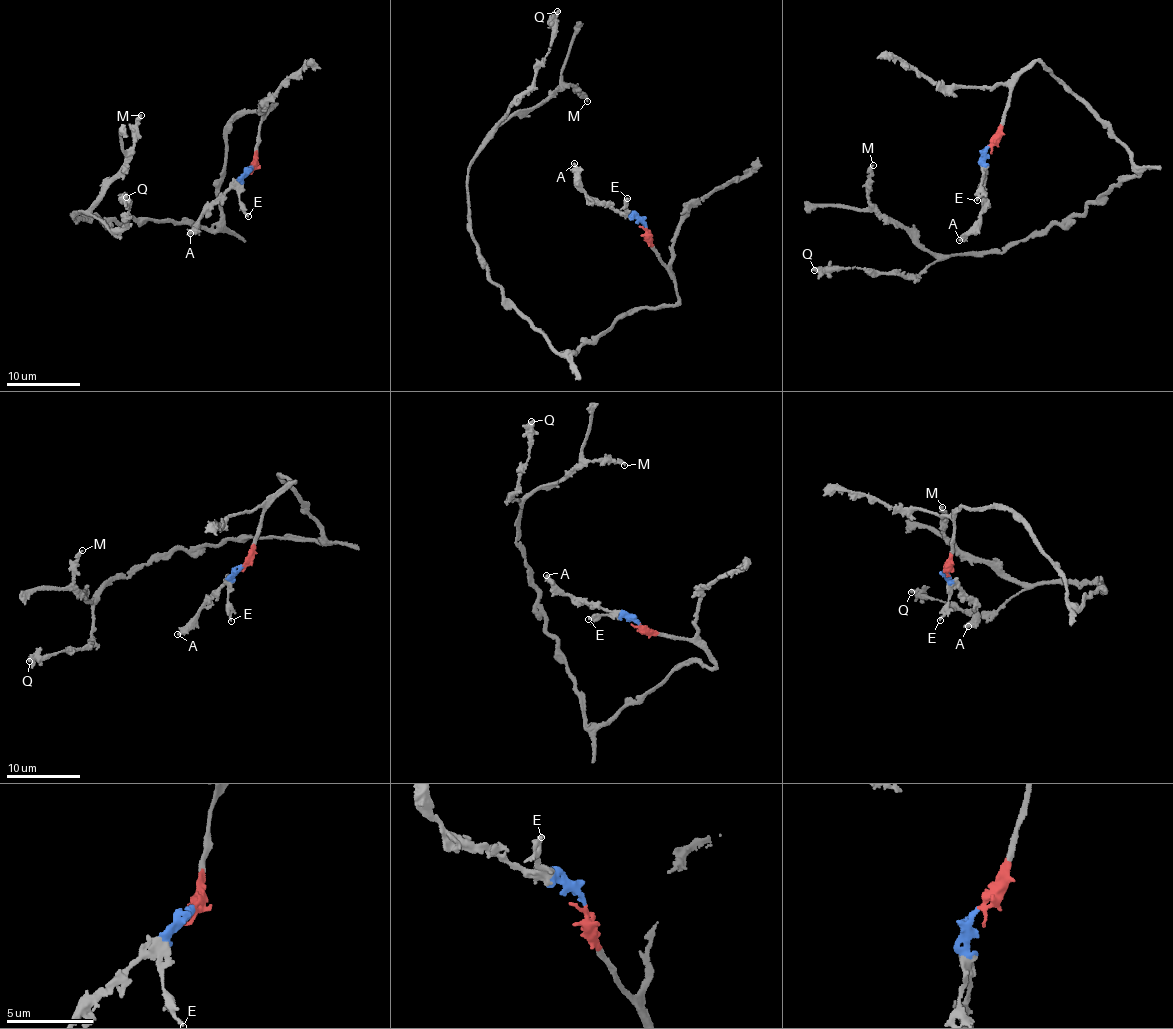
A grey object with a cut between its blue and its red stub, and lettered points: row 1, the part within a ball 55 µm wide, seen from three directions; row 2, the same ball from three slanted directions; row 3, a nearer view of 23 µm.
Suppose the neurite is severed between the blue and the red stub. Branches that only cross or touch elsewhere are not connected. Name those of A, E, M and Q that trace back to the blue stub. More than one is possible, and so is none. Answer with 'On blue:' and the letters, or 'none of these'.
On blue: A, E

